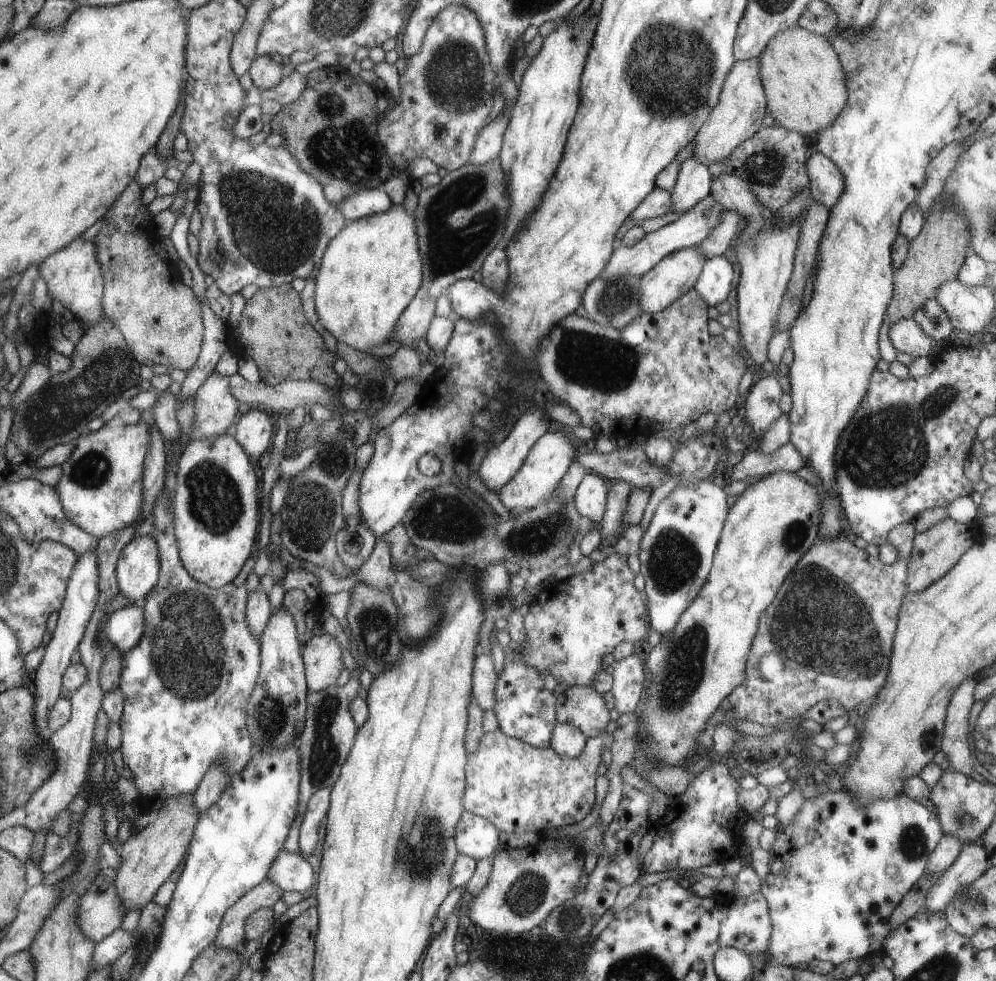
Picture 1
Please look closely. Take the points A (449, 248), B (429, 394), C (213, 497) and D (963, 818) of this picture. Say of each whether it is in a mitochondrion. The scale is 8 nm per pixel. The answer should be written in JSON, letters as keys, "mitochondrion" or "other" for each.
{"A":"mitochondrion","B":"other","C":"mitochondrion","D":"mitochondrion"}

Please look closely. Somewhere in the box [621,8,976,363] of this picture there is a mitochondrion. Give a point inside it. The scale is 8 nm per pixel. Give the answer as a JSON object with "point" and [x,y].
{"point":[879,66]}

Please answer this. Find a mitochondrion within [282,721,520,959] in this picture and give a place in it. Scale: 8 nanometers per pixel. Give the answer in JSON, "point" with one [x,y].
{"point":[421,857]}

